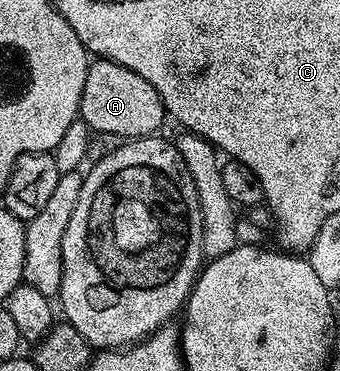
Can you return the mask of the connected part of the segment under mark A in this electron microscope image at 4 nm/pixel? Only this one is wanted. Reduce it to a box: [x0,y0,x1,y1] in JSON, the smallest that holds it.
[79,58,166,140]

